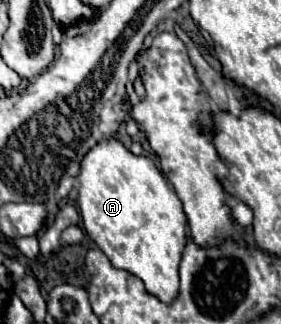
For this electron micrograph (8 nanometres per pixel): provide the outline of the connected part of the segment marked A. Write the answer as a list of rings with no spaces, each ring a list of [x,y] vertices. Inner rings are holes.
[[[109,137],[85,153],[77,181],[77,205],[87,235],[117,269],[137,275],[149,293],[169,303],[179,287],[177,263],[187,239],[187,219],[163,173],[149,157],[133,155],[121,141]]]

